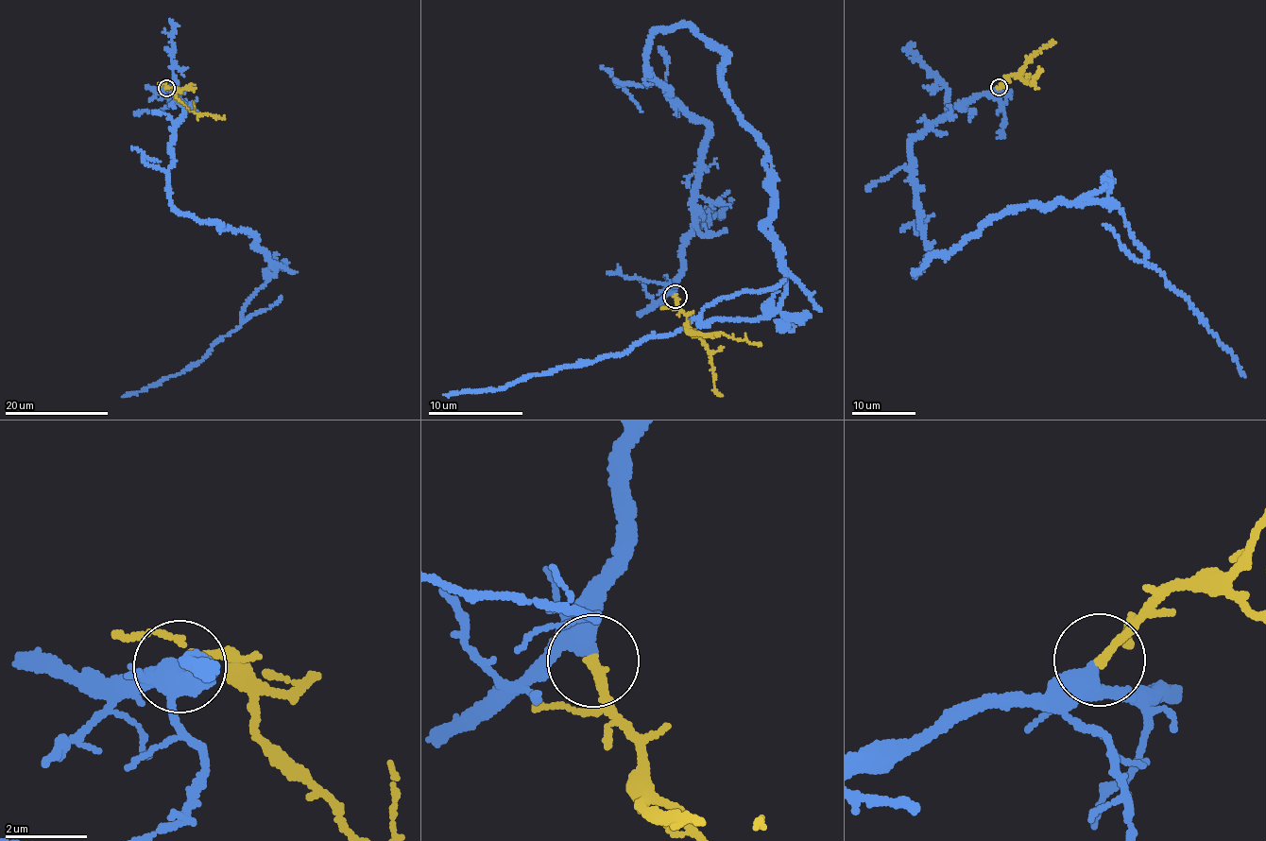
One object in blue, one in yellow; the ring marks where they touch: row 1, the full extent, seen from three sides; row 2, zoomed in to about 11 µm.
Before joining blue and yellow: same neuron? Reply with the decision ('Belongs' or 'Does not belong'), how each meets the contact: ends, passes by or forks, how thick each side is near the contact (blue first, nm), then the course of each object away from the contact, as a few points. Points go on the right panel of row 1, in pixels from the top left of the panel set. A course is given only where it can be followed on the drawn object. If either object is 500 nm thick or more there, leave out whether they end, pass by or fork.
Belongs. At the ring blue forks. At the ring yellow ends. Thickness 320 nm (blue) against 220 nm. Course of blue: (998, 87), (909, 143), (927, 256), (914, 273), (991, 216), (1115, 205), (1144, 262), (1244, 378). Course of yellow: (1000, 87), (1007, 77), (1017, 76), (1033, 84), (1041, 70)

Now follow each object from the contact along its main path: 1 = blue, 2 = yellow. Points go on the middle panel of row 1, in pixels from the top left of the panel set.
1: (675, 295), (708, 128), (642, 55), (683, 24), (725, 56), (766, 151), (784, 298), (443, 394)
2: (675, 298), (686, 314), (687, 331), (704, 334), (723, 333), (760, 344)

